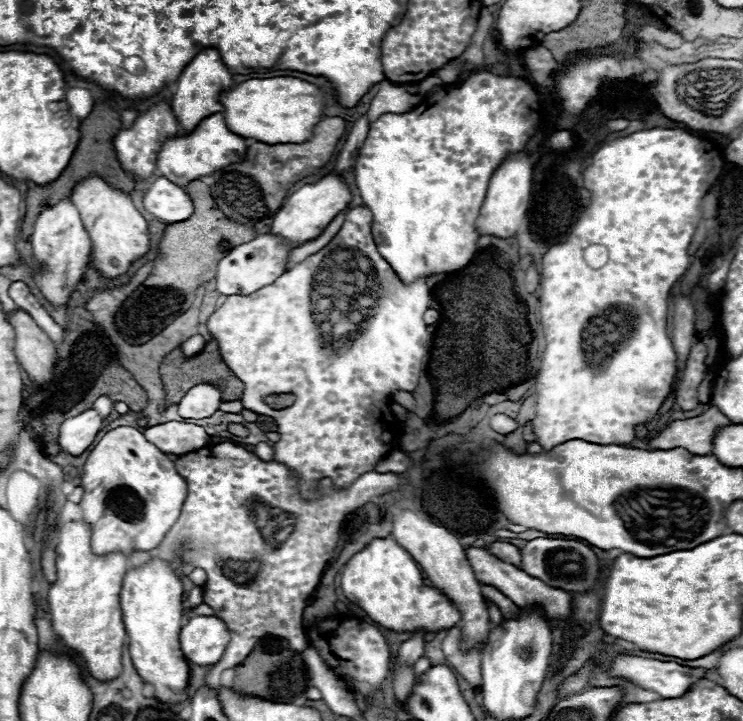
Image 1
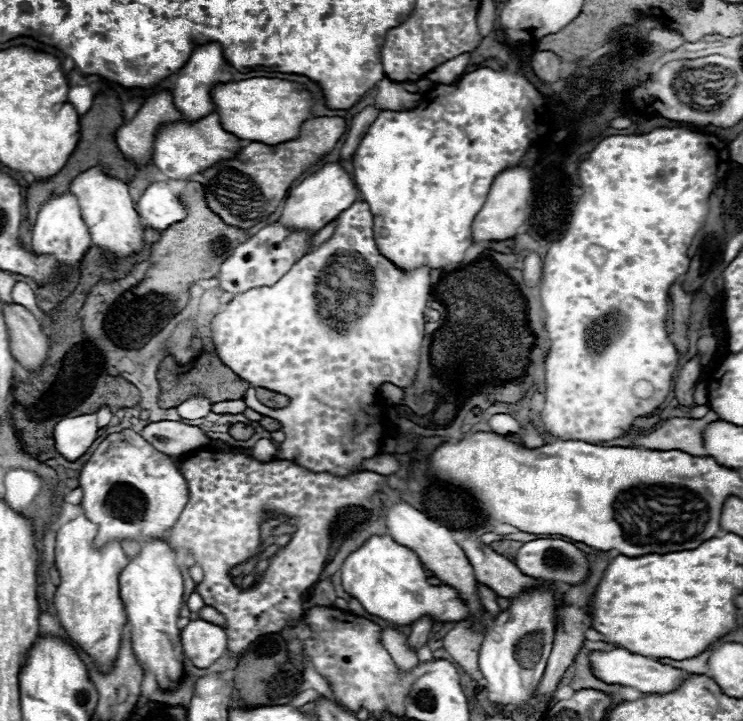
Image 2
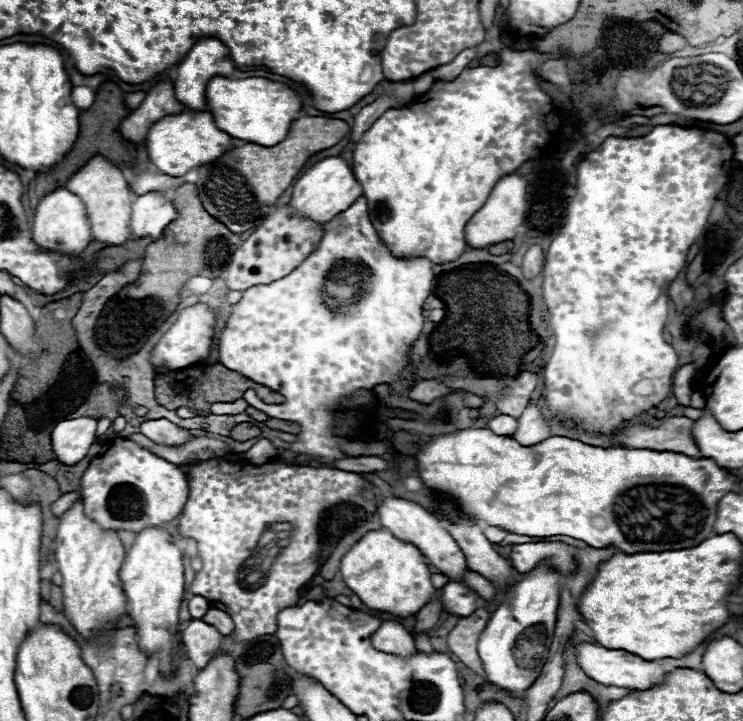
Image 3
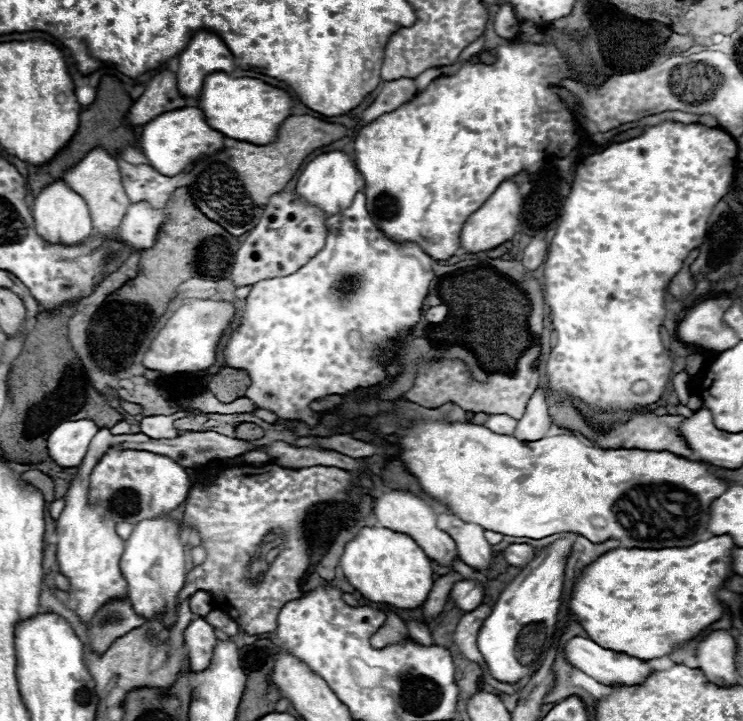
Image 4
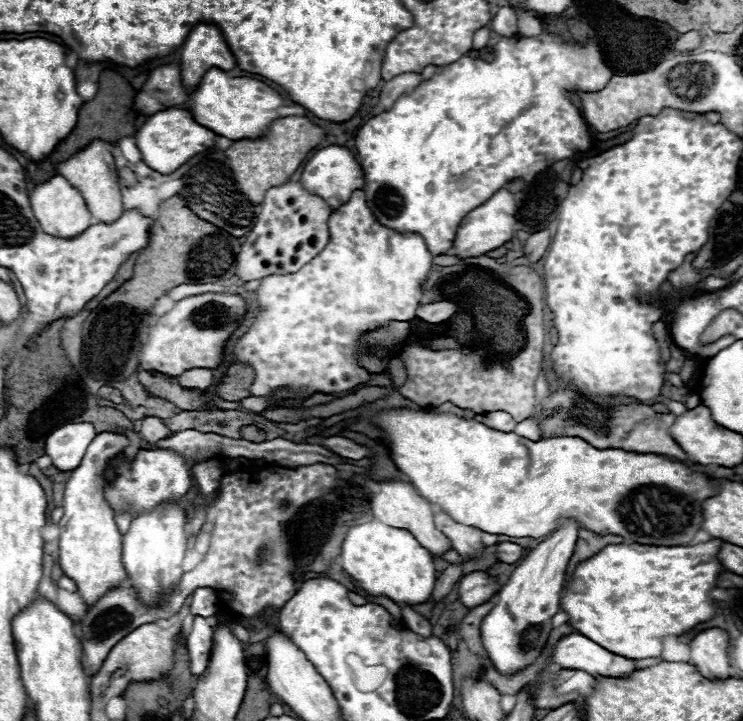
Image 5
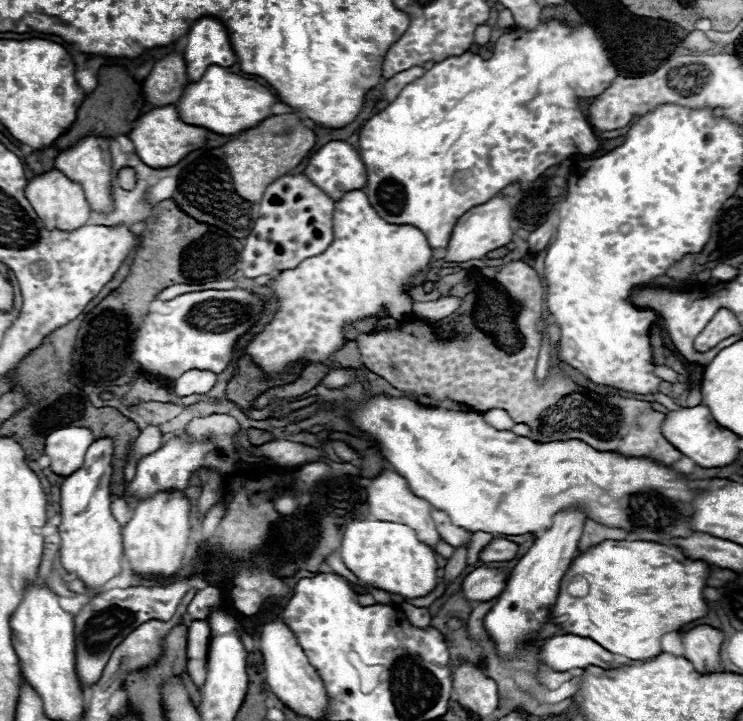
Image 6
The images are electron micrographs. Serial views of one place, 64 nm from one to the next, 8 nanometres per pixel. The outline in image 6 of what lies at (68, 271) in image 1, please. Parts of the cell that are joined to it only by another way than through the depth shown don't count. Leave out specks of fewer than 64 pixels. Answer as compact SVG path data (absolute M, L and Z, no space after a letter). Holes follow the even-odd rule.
M52 168L44 174L36 174L28 180L26 184L26 198L32 202L32 208L36 210L36 214L40 216L40 220L44 222L44 226L52 226L52 228L62 228L62 230L74 230L80 228L88 222L90 216L90 206L84 198L84 190L78 182L72 182L66 174L62 174L60 170Z

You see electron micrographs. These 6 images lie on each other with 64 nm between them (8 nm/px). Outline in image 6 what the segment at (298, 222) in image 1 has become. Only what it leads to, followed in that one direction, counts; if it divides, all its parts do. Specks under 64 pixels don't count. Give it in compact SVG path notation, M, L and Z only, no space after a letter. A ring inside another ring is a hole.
M332 140L322 146L310 158L304 172L332 200L340 200L348 190L364 188L368 180L366 164L360 152L344 140Z

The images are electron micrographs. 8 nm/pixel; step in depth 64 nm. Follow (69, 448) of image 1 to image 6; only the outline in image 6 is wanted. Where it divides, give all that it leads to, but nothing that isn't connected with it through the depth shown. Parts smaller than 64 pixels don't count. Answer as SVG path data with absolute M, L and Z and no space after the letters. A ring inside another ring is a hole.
M68 426L50 432L46 436L46 456L50 458L50 470L58 476L70 476L82 466L90 444L92 432L88 428Z

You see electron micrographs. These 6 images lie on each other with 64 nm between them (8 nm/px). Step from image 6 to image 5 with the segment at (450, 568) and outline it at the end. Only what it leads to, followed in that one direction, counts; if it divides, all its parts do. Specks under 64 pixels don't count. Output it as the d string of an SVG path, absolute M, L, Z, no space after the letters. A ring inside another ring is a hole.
M450 564L436 580L436 586L434 586L434 592L432 592L432 600L434 602L440 602L452 588L454 584L462 578L462 564Z

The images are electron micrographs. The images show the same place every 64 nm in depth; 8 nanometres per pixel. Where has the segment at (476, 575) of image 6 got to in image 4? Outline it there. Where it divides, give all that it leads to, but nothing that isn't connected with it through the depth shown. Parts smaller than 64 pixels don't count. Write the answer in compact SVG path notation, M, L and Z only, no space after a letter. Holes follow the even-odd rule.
M461 580L454 584L449 596L456 607L467 613L482 604L486 596L486 588L478 580Z

